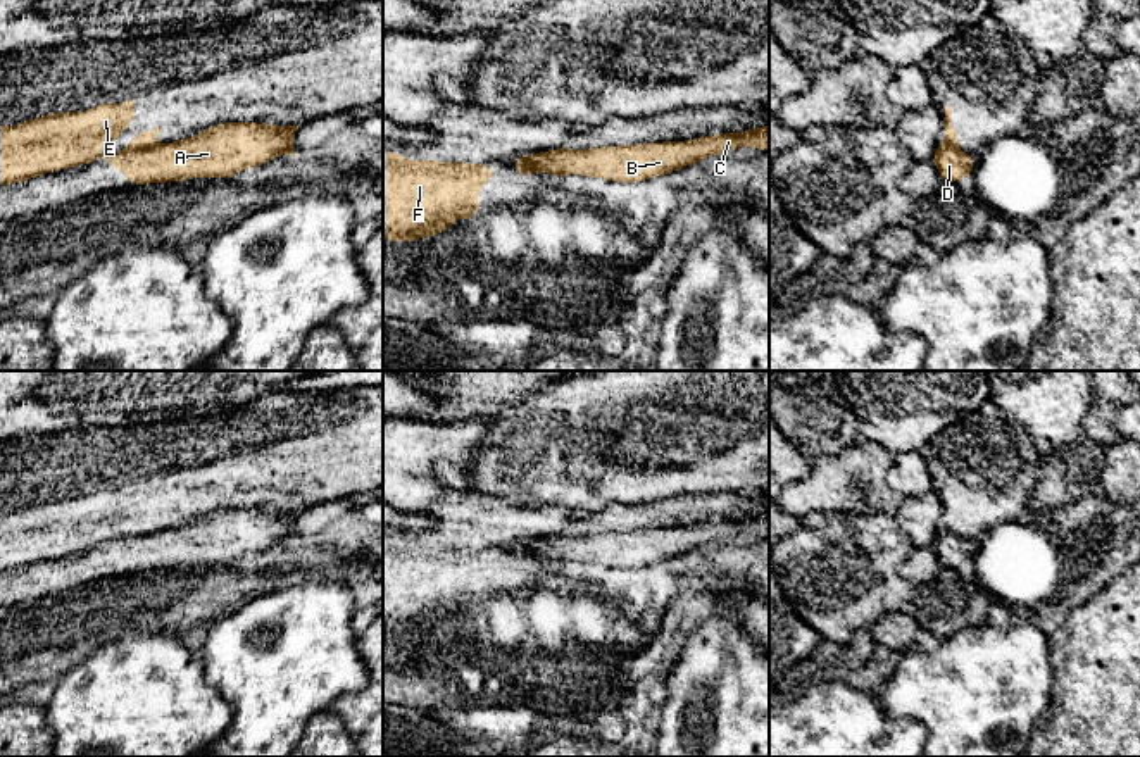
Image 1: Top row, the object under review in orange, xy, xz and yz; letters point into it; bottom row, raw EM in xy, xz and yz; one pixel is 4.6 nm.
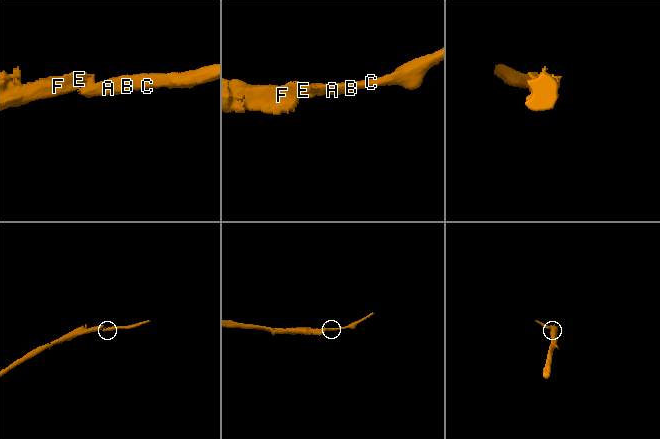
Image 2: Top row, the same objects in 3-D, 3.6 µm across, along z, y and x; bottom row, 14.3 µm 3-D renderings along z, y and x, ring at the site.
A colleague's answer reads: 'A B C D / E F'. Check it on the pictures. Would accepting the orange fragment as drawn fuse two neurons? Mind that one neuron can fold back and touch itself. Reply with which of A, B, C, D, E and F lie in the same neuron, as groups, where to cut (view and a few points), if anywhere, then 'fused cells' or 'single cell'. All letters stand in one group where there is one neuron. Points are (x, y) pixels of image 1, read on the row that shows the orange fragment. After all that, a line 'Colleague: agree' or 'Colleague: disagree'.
A B C D / E F | xy (152, 145), (142, 150), (126, 150) | fused cells
Colleague: agree

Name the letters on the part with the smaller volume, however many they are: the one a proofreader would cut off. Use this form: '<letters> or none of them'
A, B, C, D

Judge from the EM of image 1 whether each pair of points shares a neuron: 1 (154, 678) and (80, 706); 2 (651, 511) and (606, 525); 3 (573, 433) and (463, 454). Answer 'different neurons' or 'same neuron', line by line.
1: same neuron
2: same neuron
3: different neurons

